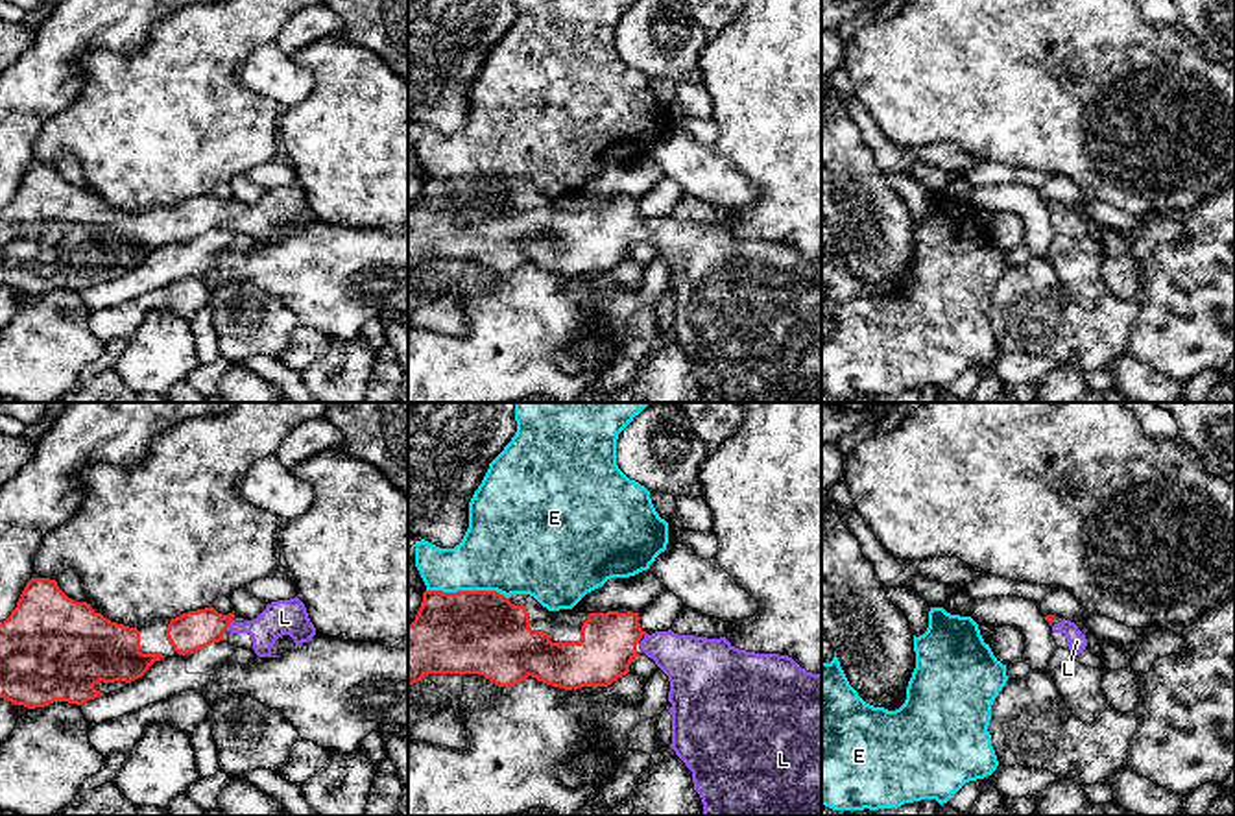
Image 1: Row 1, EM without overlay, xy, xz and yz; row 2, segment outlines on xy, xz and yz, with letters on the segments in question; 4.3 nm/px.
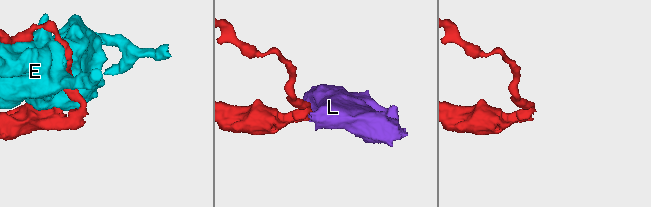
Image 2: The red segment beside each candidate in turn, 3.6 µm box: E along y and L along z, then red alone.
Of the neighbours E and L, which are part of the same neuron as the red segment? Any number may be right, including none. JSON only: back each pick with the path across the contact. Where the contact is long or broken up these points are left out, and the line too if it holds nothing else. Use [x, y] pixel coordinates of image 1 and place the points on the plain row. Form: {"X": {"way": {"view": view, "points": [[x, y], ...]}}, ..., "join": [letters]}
{"join": ["L"]}

